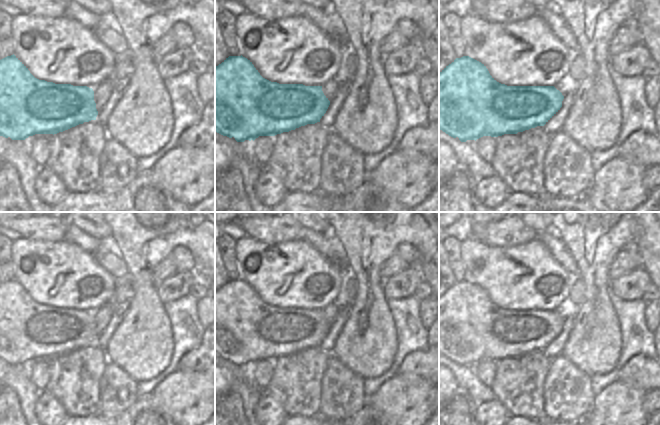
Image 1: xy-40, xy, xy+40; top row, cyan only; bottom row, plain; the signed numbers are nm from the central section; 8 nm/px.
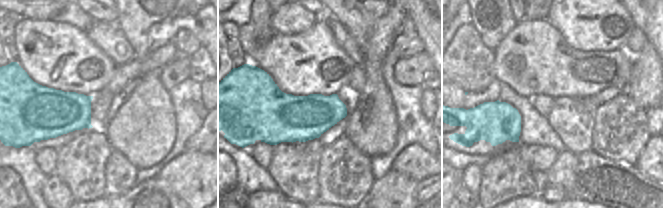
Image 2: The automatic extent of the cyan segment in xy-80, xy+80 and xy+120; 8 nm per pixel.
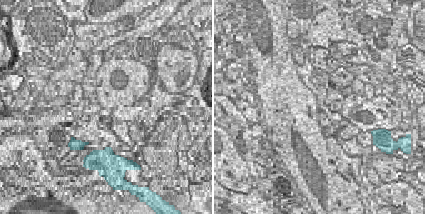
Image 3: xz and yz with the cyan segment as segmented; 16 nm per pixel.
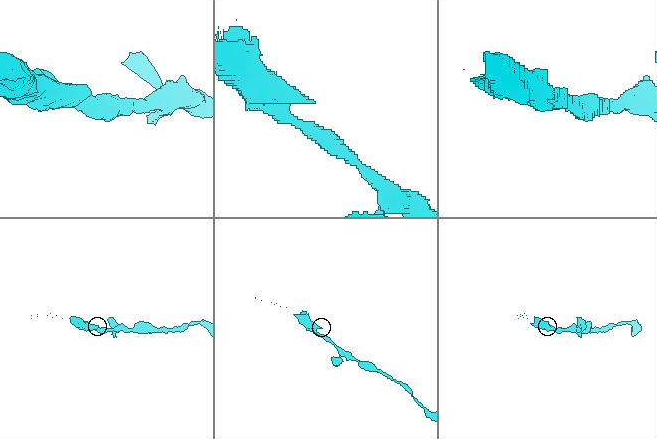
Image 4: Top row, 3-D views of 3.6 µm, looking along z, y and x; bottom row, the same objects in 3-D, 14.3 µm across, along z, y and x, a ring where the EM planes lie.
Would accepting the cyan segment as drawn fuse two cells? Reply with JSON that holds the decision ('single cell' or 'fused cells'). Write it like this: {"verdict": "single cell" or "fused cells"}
{"verdict": "fused cells"}

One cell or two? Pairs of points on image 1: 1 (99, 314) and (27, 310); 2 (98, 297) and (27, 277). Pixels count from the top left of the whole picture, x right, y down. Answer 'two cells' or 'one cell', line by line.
1: two cells
2: one cell

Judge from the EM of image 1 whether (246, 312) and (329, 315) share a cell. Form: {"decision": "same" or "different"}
{"decision": "different"}

